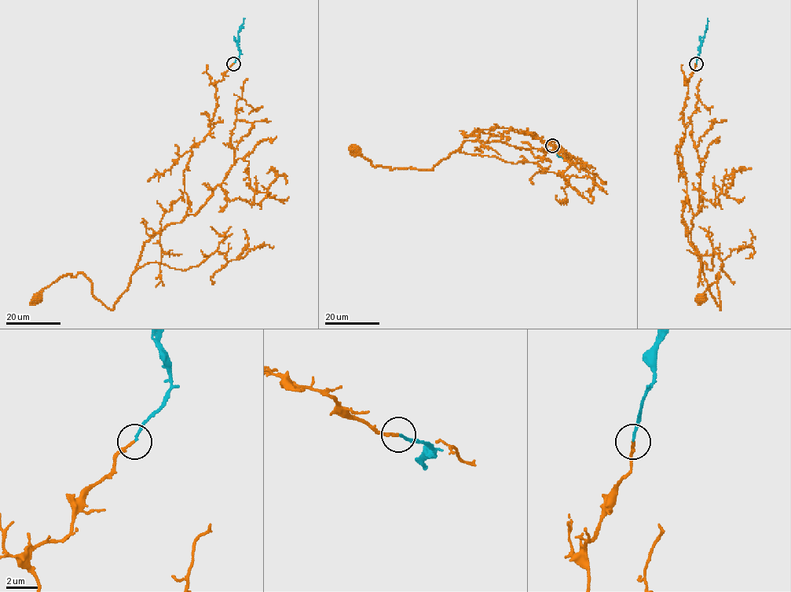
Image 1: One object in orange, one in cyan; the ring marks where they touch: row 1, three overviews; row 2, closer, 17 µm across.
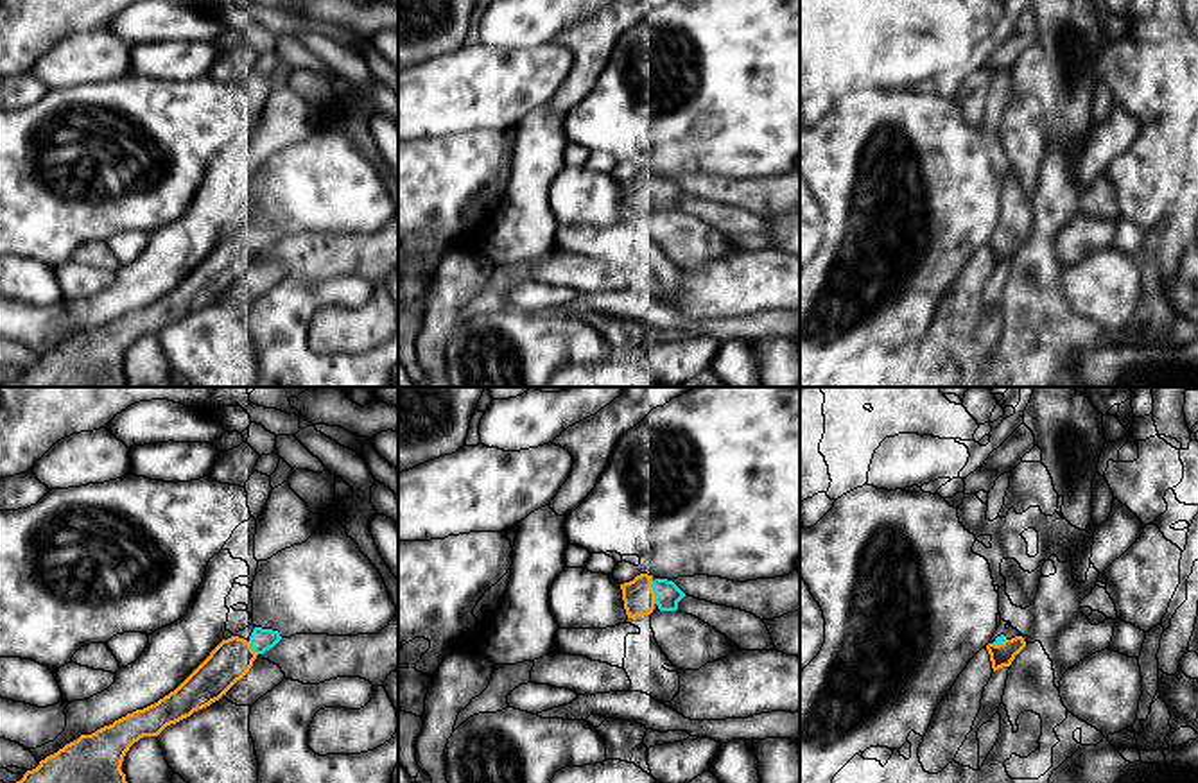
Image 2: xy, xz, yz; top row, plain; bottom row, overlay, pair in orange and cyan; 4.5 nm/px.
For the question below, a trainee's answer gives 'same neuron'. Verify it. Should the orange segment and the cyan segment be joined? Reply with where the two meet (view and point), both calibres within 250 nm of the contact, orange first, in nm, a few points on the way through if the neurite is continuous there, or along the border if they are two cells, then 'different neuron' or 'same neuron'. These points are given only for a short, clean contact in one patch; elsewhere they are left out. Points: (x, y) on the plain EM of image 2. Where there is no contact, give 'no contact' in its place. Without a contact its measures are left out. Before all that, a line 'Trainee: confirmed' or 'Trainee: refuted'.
Trainee: confirmed
contact xz (653, 190); calibres 140 and 120 nm; same neuron

